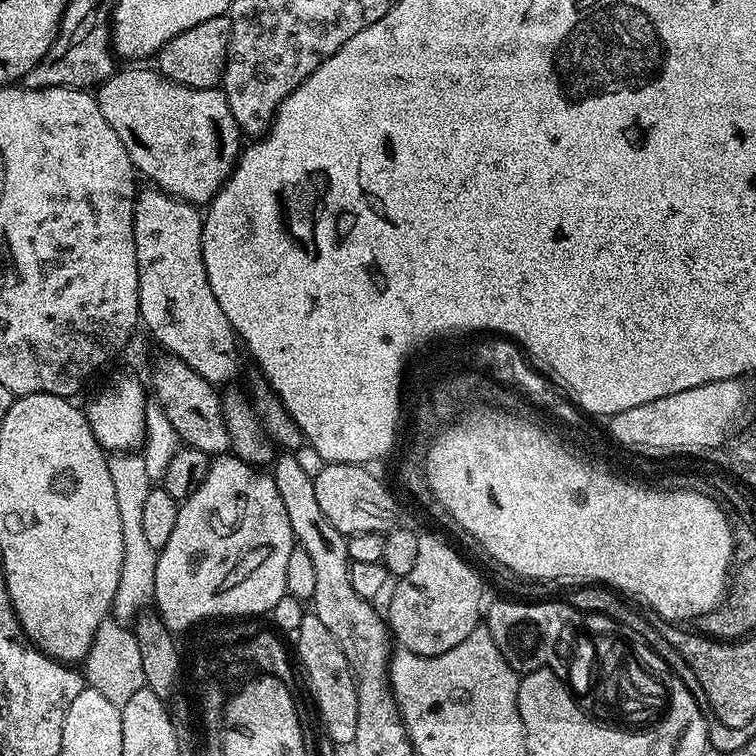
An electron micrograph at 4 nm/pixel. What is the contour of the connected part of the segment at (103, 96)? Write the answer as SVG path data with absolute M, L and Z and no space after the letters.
M128 66L128 69L117 70L112 73L109 80L104 81L95 89L94 95L98 106L102 110L102 115L106 117L106 122L110 122L110 126L114 126L114 134L118 134L118 138L122 138L122 146L126 146L126 154L130 154L130 162L133 168L141 177L144 176L161 192L169 192L171 196L176 196L179 200L185 200L188 204L197 206L207 206L211 204L212 199L218 194L218 190L232 175L232 169L236 167L236 161L242 151L242 133L238 122L234 120L234 114L230 114L230 106L226 102L226 94L219 87L215 88L191 88L190 86L182 86L173 80L167 80L161 72L148 68L136 68L140 66Z

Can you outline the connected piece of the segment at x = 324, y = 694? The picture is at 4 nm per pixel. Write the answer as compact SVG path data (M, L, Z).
M315 614L304 615L302 622L296 627L294 639L296 639L294 656L296 660L300 659L300 664L304 667L304 676L308 679L308 692L312 695L313 702L316 703L316 712L320 715L321 722L324 723L325 734L336 744L351 745L354 730L358 730L358 690L350 662L346 662L346 654L342 654L334 634L326 630L326 625Z

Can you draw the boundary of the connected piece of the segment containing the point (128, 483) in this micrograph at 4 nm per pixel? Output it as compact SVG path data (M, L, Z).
M139 451L118 452L108 456L110 478L114 482L114 495L118 502L118 514L122 517L122 570L118 590L114 594L111 615L120 622L132 622L145 611L154 600L154 570L158 550L146 542L142 530L142 510L146 494L154 487L150 474L146 474L146 462Z

